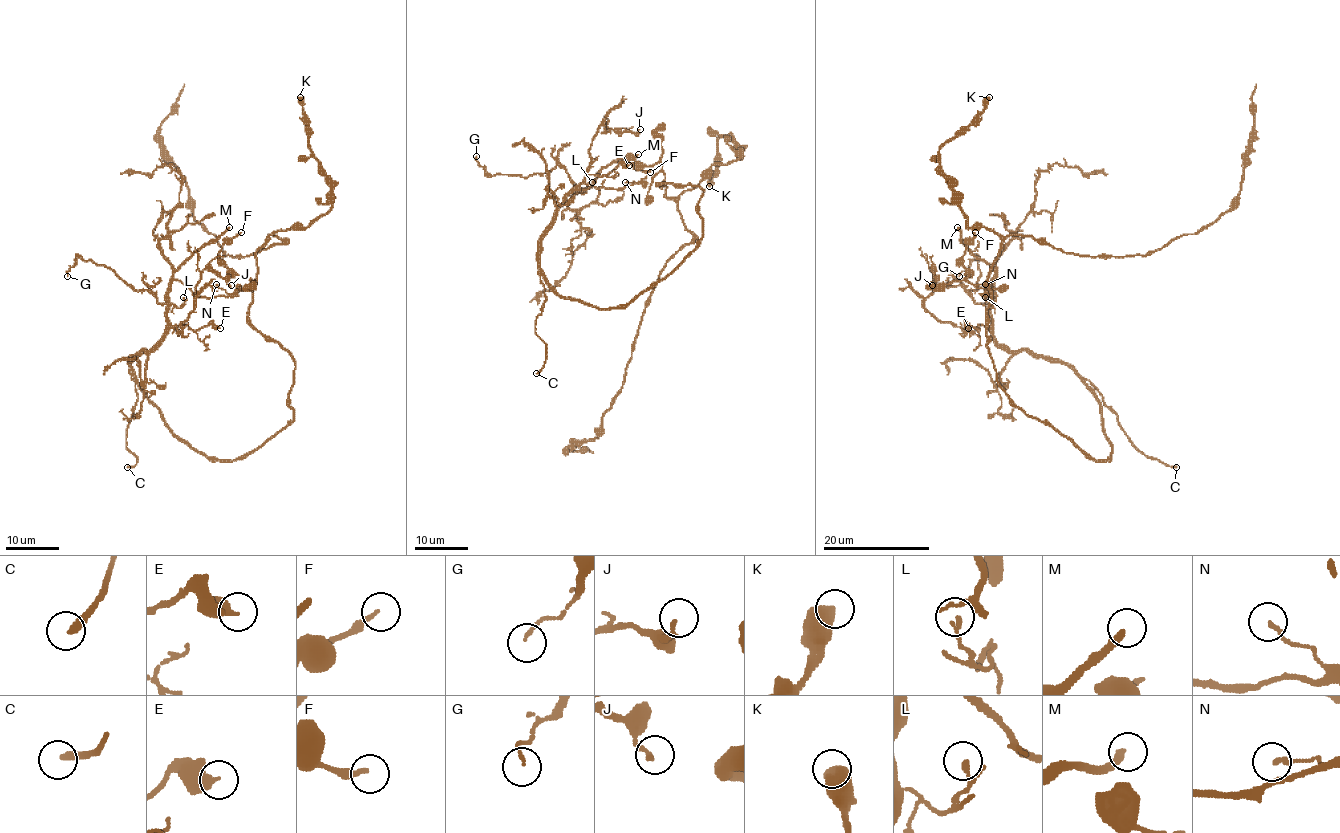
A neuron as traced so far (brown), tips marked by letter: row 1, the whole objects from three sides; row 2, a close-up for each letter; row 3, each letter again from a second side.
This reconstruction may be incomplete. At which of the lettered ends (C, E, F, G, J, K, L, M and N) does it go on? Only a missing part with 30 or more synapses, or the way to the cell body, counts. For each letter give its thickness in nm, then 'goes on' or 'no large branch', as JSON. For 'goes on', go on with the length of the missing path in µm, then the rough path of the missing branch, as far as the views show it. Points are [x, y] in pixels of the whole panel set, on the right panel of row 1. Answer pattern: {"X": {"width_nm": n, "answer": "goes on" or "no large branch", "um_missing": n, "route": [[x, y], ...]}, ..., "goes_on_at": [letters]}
{"C": {"width_nm": 300, "answer": "goes on", "um_missing": 35, "route": [[1176, 467], [1176, 470], [1155, 466], [1139, 479], [1118, 483], [1109, 492], [1103, 490]]}, "E": {"width_nm": 440, "answer": "no large branch"}, "F": {"width_nm": 200, "answer": "no large branch"}, "G": {"width_nm": 90, "answer": "no large branch"}, "J": {"width_nm": 140, "answer": "no large branch"}, "K": {"width_nm": 600, "answer": "no large branch"}, "L": {"width_nm": 100, "answer": "no large branch"}, "M": {"width_nm": 280, "answer": "no large branch"}, "N": {"width_nm": 150, "answer": "no large branch"}, "goes_on_at": ["C"]}

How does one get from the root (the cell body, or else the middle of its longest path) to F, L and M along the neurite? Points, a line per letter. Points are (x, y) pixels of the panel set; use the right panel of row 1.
F: (1028, 414), (997, 381), (987, 345), (991, 291), (965, 279), (969, 271), (963, 264), (963, 255), (975, 232)
L: (1028, 414), (1094, 461), (1110, 457), (1093, 390), (1066, 364), (1001, 346), (992, 335), (993, 304), (985, 297)
M: (1028, 414), (1094, 461), (1110, 457), (1093, 390), (1066, 364), (1008, 350), (993, 337), (995, 271), (957, 227)

